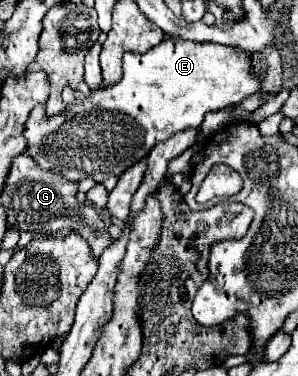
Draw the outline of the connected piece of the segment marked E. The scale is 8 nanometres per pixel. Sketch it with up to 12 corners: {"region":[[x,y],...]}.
{"region":[[163,39],[25,123],[27,153],[101,183],[261,89],[253,55]]}

